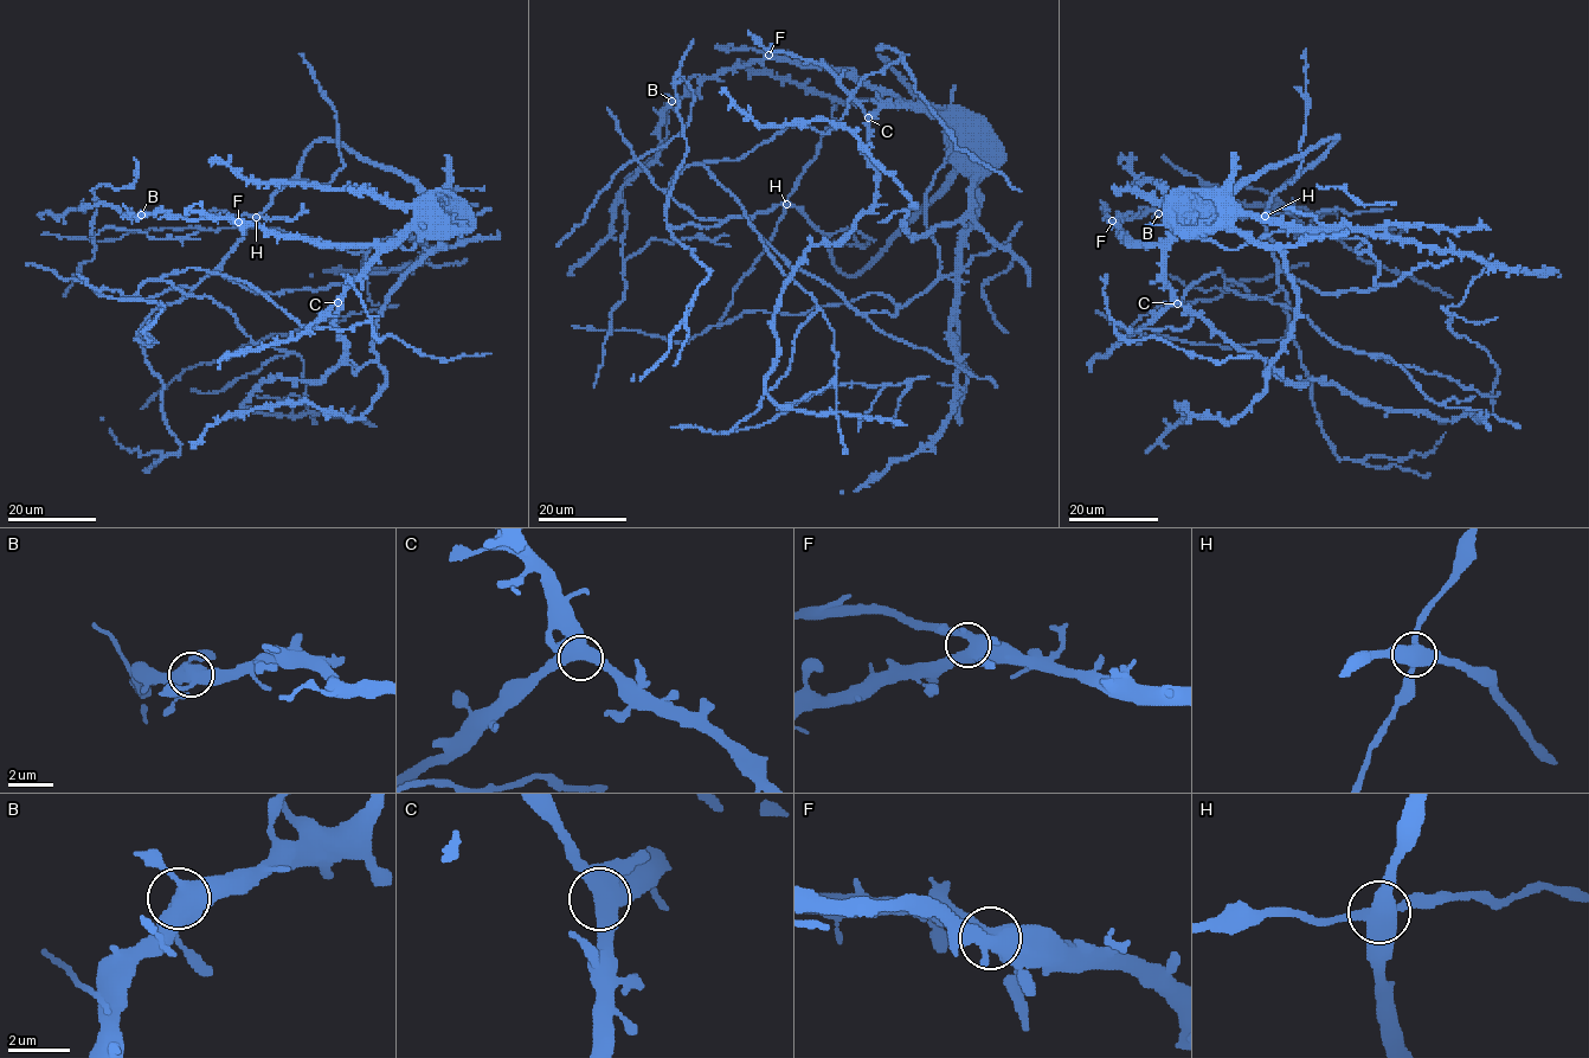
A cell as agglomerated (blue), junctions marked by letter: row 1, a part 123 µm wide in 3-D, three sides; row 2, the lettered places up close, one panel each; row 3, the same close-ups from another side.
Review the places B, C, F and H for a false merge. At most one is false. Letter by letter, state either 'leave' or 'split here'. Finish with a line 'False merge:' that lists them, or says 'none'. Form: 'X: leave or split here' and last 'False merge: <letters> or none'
B: leave
C: leave
F: leave
H: split here
False merge: H

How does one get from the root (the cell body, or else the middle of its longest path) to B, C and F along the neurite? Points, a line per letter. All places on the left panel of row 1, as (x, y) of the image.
B: (439, 196), (433, 191), (431, 203), (386, 244), (315, 244), (229, 218), (141, 215)
C: (439, 196), (435, 191), (431, 193), (431, 203), (338, 302)
F: (439, 196), (433, 191), (431, 203), (386, 244), (315, 244), (295, 236), (265, 232), (238, 222)

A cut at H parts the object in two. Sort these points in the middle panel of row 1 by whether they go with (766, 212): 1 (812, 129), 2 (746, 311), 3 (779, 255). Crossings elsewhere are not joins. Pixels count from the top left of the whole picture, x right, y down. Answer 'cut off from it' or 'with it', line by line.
1: with it
2: with it
3: with it

